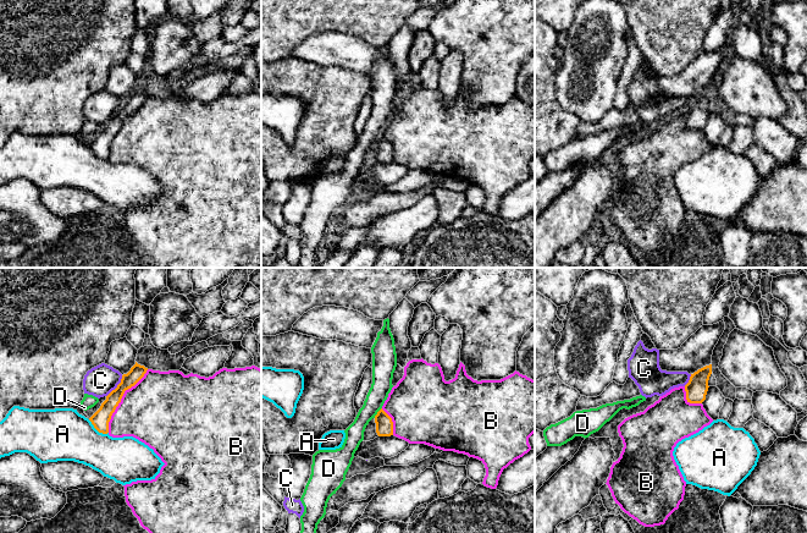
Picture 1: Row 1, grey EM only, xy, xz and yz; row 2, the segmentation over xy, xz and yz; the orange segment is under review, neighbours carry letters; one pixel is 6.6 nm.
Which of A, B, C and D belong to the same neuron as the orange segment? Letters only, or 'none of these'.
none of these

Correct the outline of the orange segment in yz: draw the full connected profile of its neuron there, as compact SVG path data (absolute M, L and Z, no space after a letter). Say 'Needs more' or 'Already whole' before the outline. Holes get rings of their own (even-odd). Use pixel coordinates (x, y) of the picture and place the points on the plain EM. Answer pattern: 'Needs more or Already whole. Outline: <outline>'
Already whole. Outline: M712 90L706 92L691 100L685 111L686 126L690 130L702 130L708 117L708 106L712 100Z

